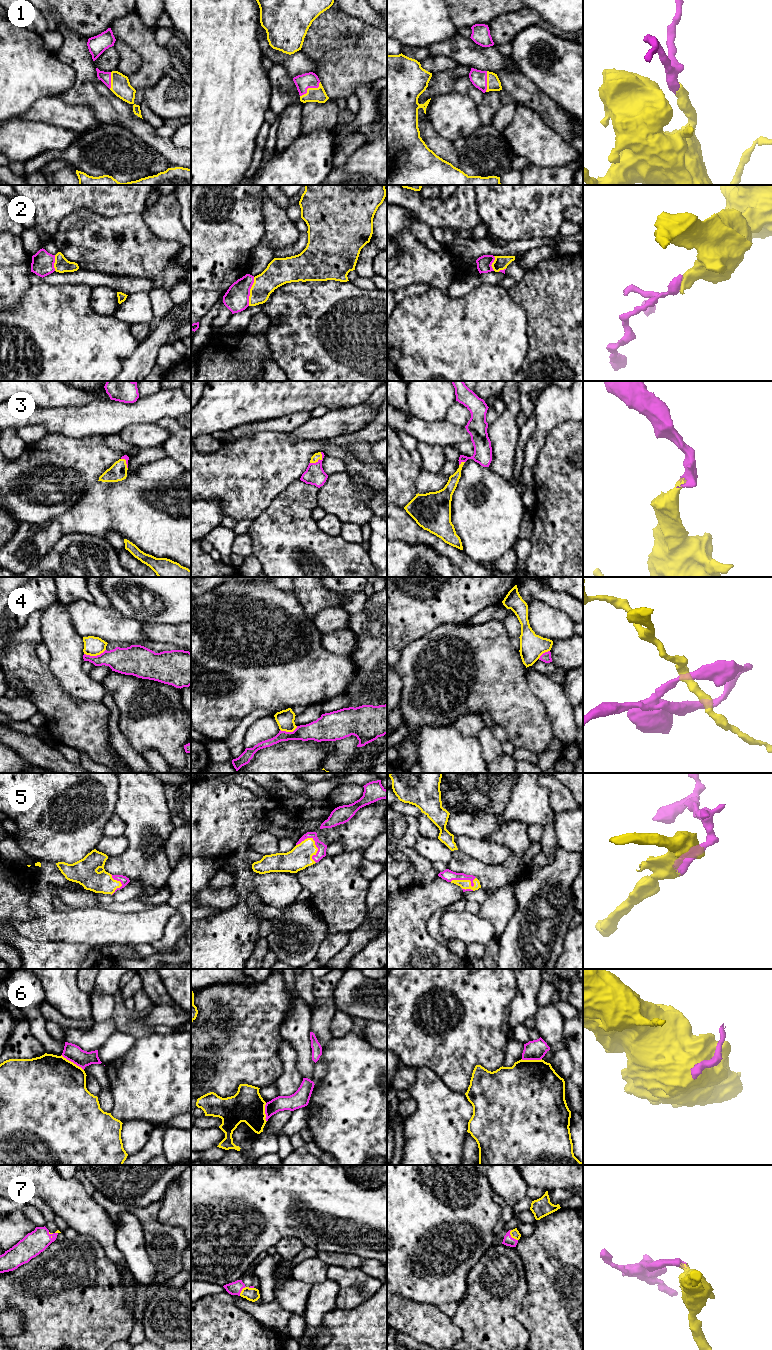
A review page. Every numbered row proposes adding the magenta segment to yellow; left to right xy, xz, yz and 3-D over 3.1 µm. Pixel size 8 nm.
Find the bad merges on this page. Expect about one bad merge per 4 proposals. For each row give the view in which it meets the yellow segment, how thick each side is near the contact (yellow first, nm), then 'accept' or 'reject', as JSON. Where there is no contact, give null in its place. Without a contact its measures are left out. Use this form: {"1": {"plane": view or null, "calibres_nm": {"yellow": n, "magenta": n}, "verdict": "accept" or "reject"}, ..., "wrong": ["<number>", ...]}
{"1": {"plane": "xz", "calibres_nm": {"yellow": 120, "magenta": 130}, "verdict": "accept"}, "2": {"plane": "xz", "calibres_nm": {"yellow": 200, "magenta": 200}, "verdict": "reject"}, "3": {"plane": "xz", "calibres_nm": {"yellow": 60, "magenta": 160}, "verdict": "accept"}, "4": {"plane": "xy", "calibres_nm": {"yellow": 160, "magenta": 200}, "verdict": "reject"}, "5": {"plane": "xz", "calibres_nm": {"yellow": 190, "magenta": 70}, "verdict": "accept"}, "6": {"plane": "xy", "calibres_nm": {"yellow": 500, "magenta": 140}, "verdict": "accept"}, "7": {"plane": "yz", "calibres_nm": {"yellow": 70, "magenta": 80}, "verdict": "accept"}, "wrong": ["2", "4"]}

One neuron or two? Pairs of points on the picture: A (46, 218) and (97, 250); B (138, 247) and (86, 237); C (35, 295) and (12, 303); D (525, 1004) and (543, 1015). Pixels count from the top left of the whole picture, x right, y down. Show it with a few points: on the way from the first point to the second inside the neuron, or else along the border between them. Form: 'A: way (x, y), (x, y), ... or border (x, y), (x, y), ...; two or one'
A: border (76, 211), (61, 220), (57, 231), (51, 237); two
B: way (125, 247), (99, 244); one
C: border (32, 285), (22, 297), (20, 304), (10, 311); two
D: border (538, 1006), (533, 1016); two

